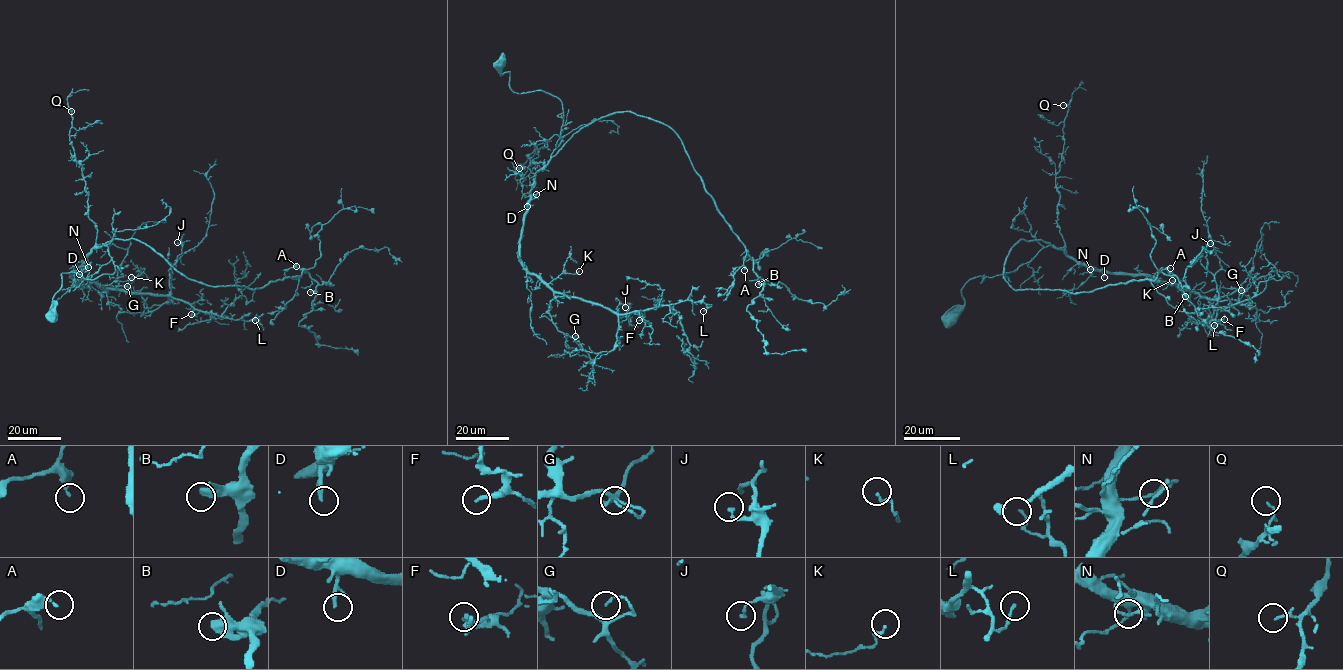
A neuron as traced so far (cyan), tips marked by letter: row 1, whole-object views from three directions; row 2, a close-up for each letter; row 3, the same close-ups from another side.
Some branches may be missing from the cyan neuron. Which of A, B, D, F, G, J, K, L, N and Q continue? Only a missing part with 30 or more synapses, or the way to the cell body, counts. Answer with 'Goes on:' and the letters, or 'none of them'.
Goes on: D

